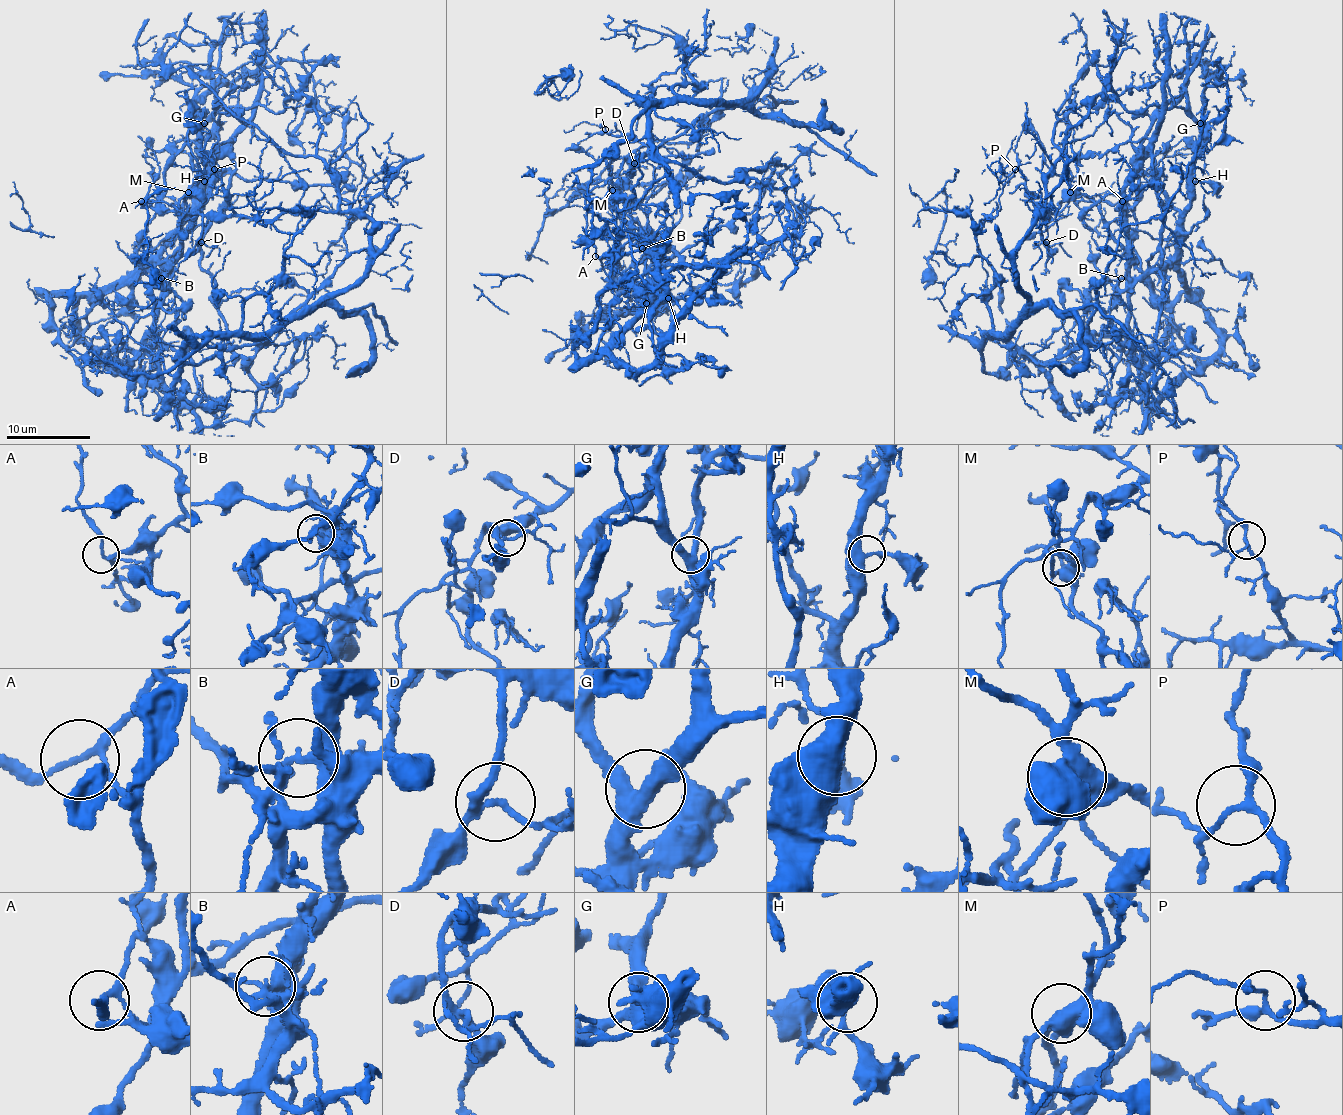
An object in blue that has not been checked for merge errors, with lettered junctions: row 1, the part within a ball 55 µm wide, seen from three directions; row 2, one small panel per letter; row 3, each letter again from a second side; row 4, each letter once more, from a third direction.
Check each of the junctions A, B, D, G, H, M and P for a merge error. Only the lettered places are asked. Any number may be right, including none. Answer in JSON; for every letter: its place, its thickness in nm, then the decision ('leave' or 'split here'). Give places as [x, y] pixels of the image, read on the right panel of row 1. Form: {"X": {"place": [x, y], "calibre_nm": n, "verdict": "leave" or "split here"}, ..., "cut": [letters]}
{"A": {"place": [1122, 201], "calibre_nm": 130, "verdict": "split here"}, "B": {"place": [1121, 278], "calibre_nm": 240, "verdict": "split here"}, "D": {"place": [1046, 242], "calibre_nm": 180, "verdict": "leave"}, "G": {"place": [1200, 123], "calibre_nm": 400, "verdict": "leave"}, "H": {"place": [1195, 181], "calibre_nm": 360, "verdict": "leave"}, "M": {"place": [1070, 192], "calibre_nm": 400, "verdict": "leave"}, "P": {"place": [1015, 169], "calibre_nm": 140, "verdict": "leave"}, "cut": ["A", "B"]}

